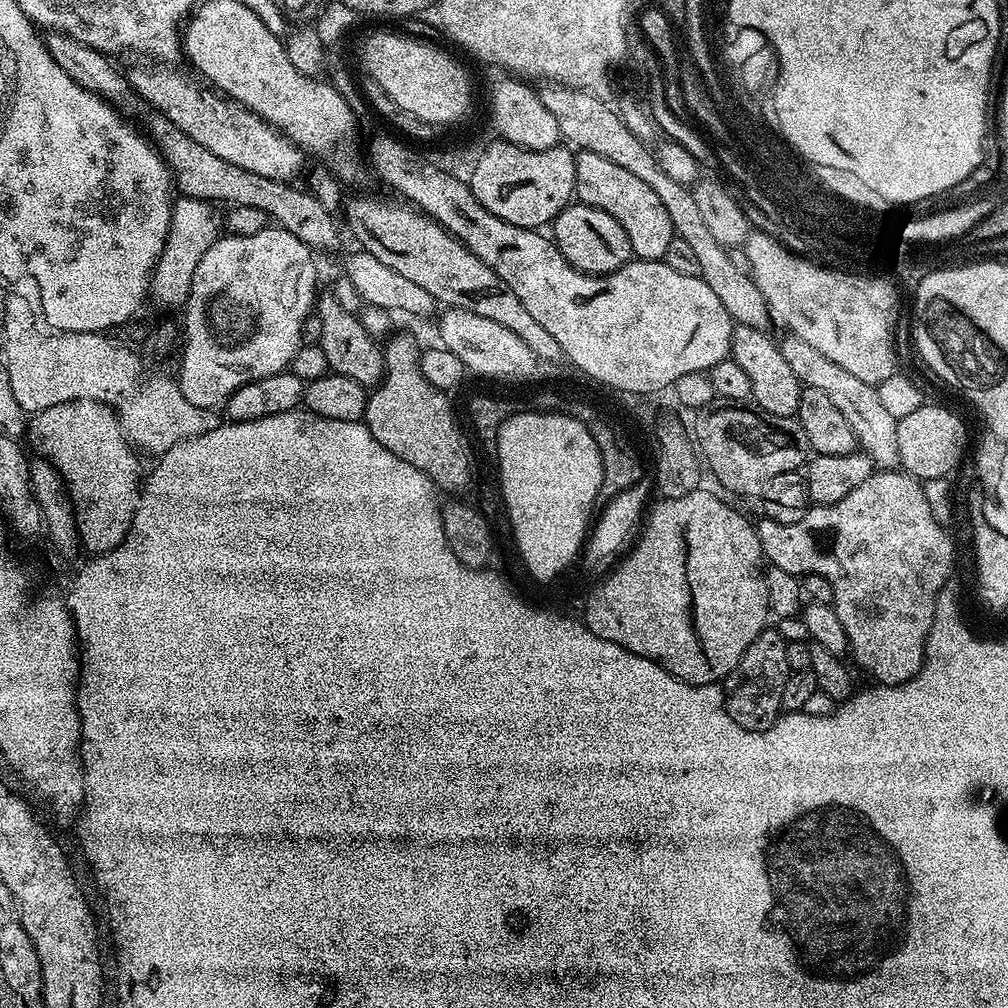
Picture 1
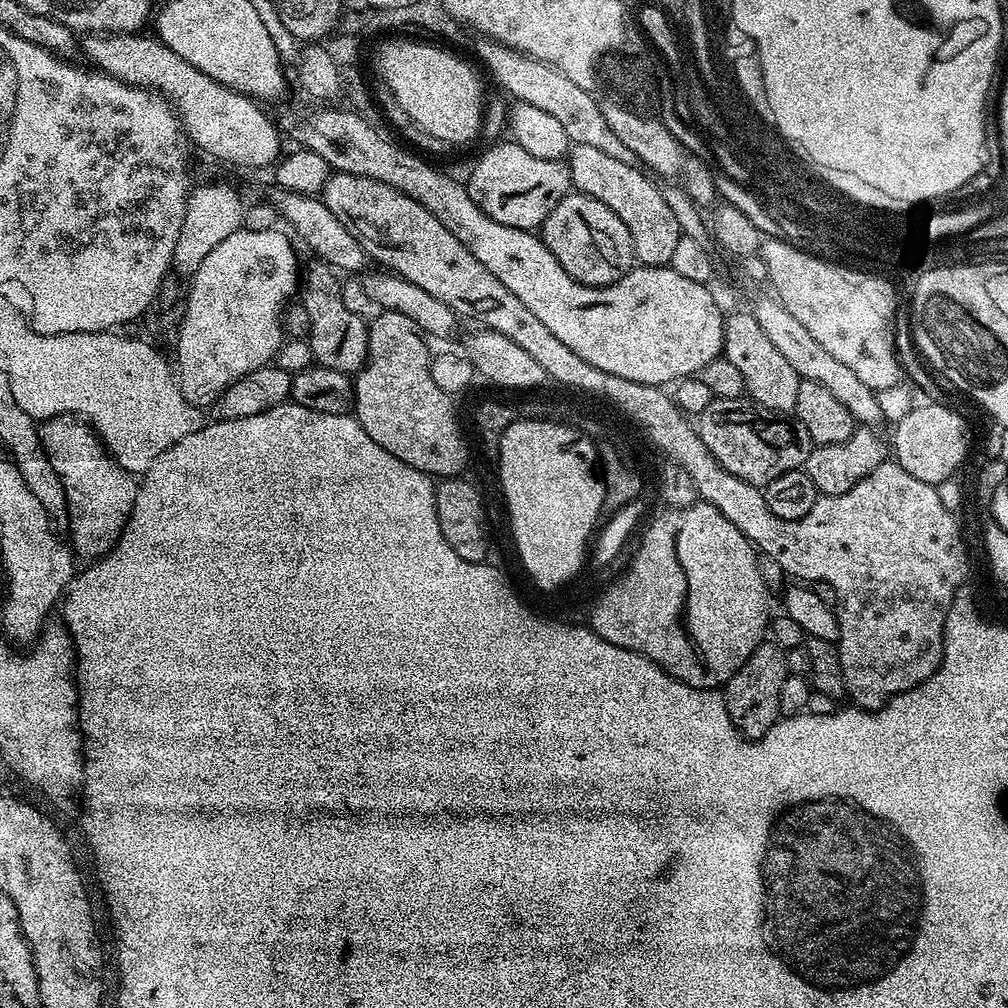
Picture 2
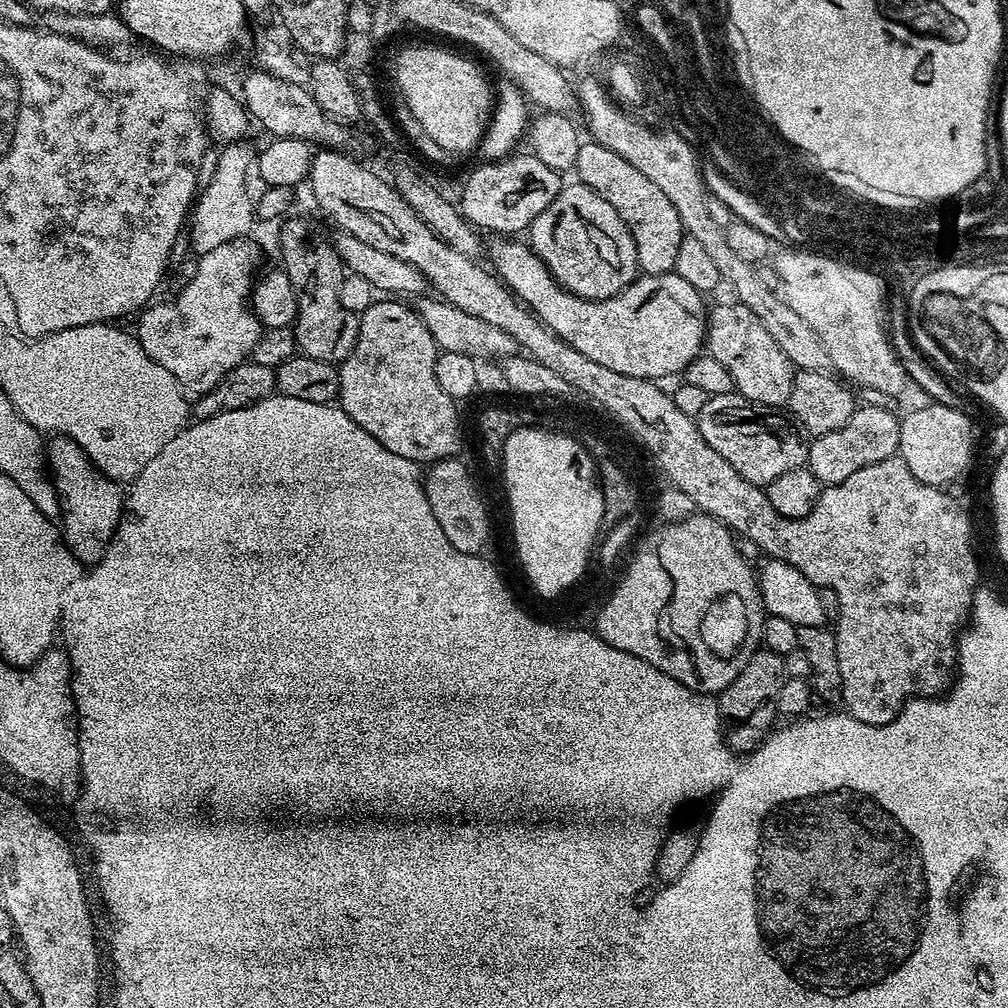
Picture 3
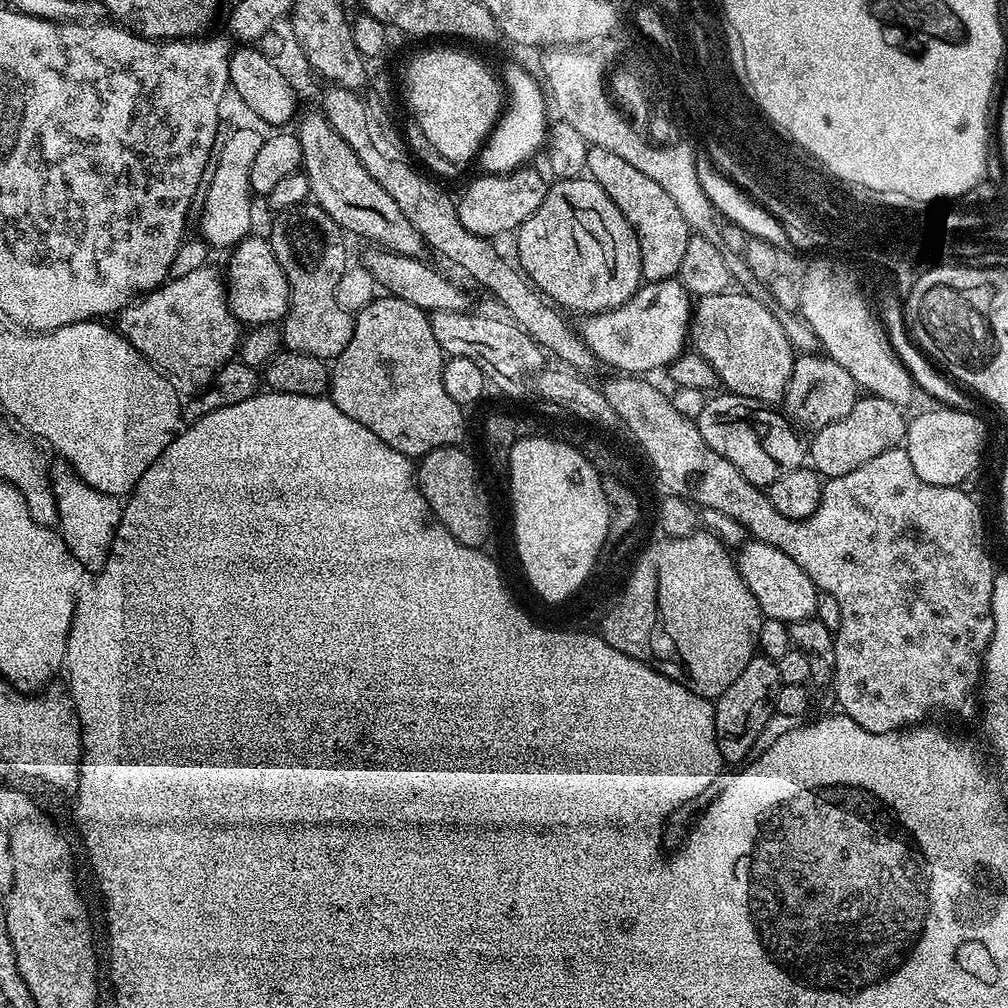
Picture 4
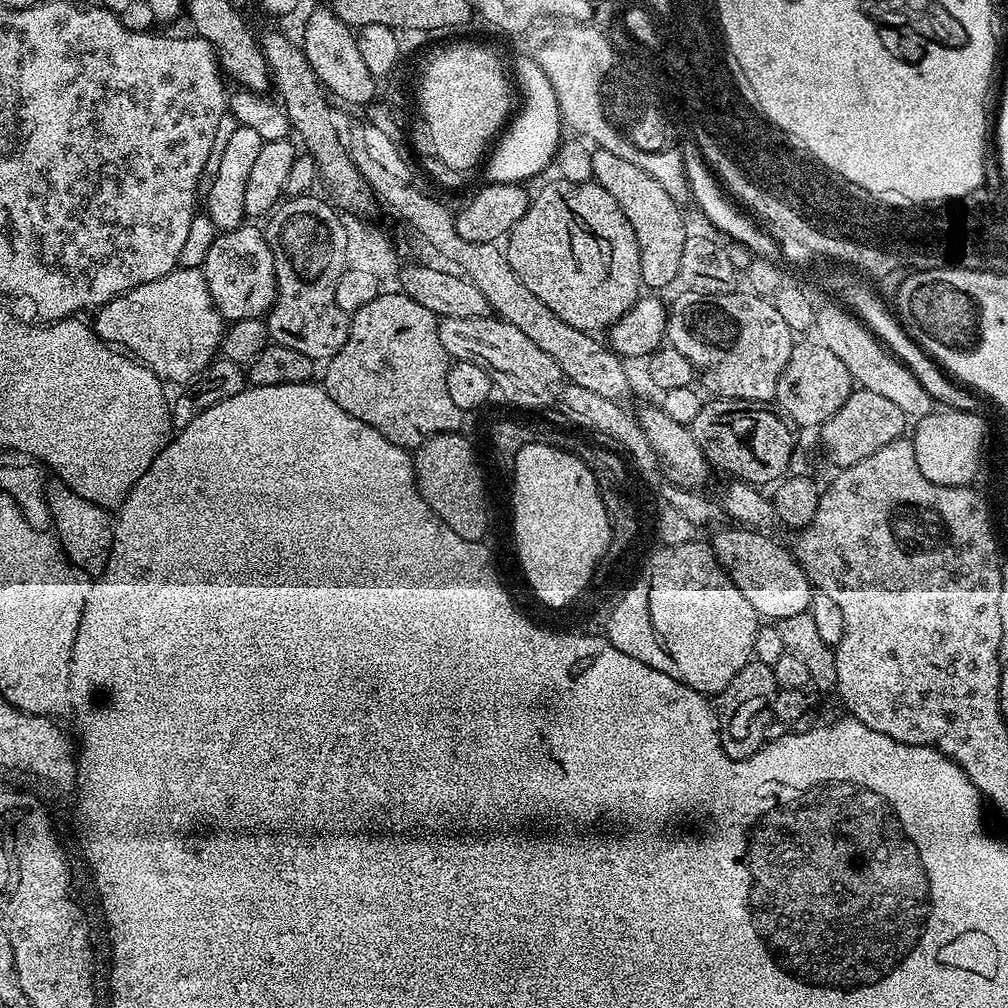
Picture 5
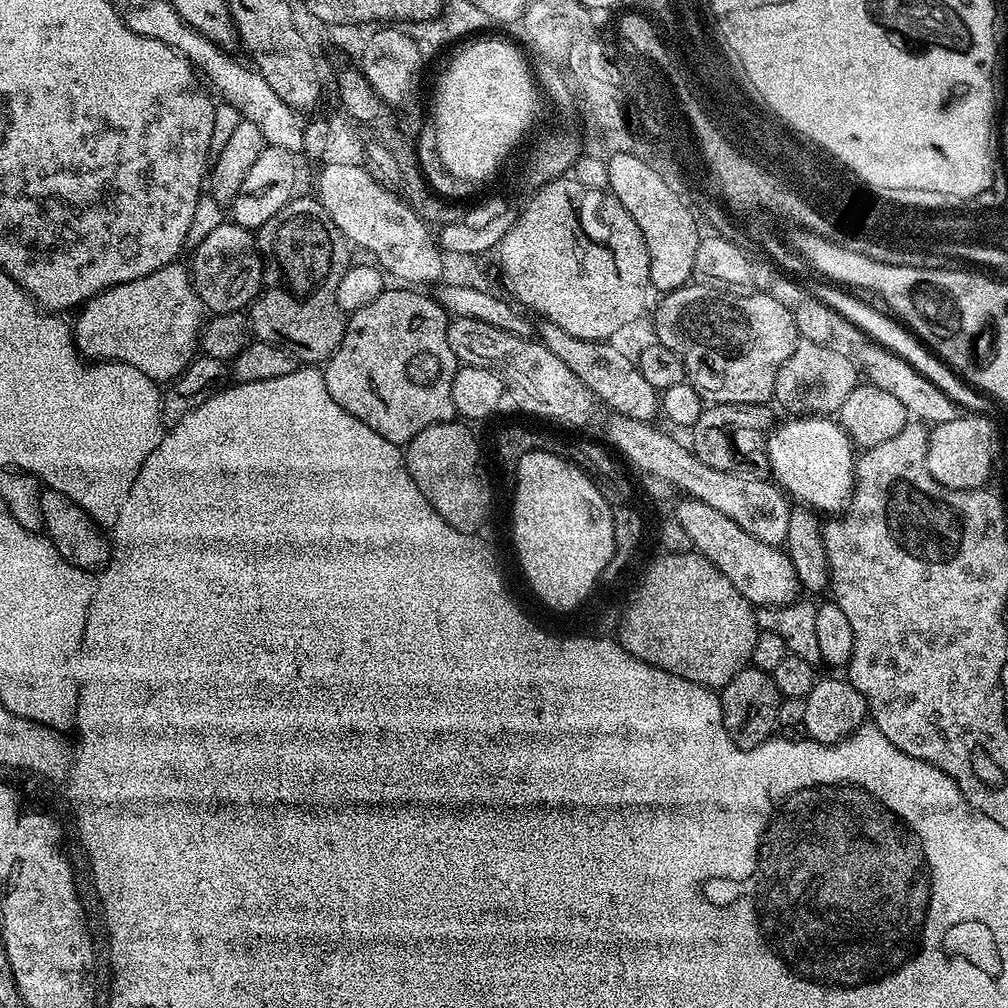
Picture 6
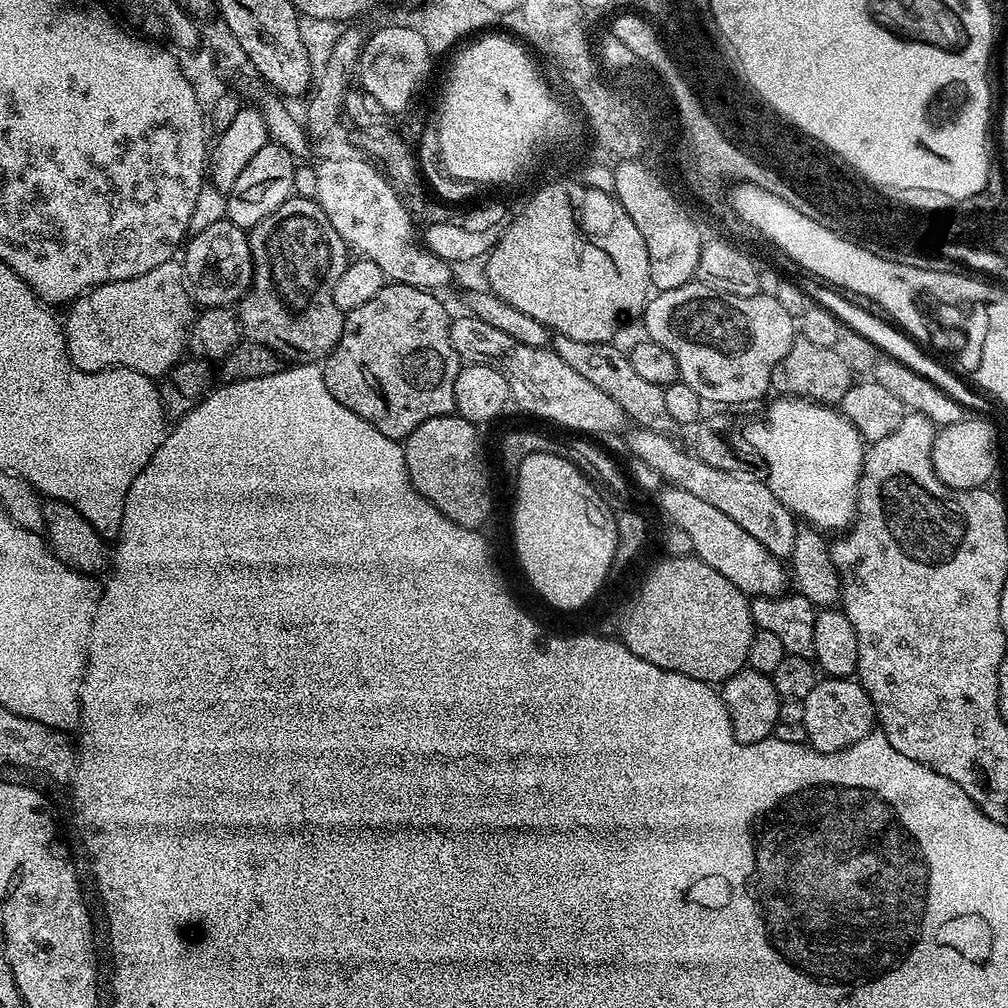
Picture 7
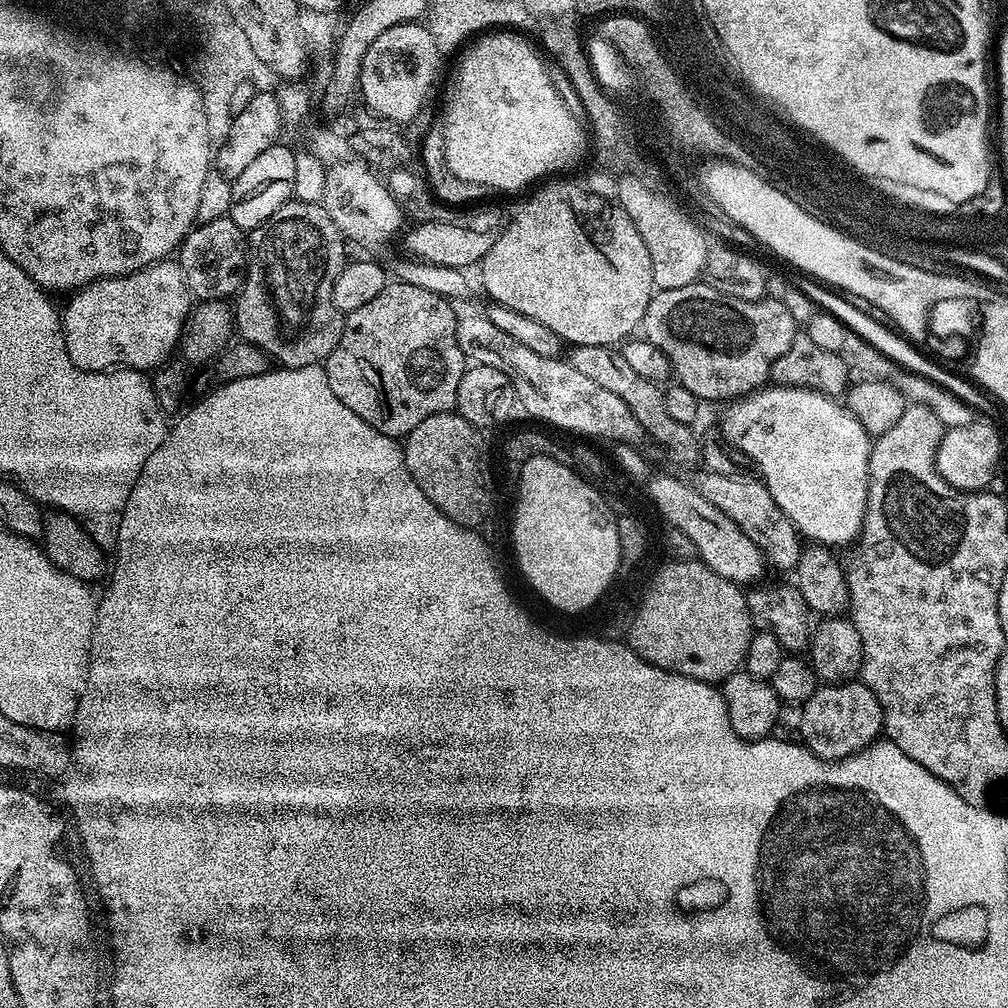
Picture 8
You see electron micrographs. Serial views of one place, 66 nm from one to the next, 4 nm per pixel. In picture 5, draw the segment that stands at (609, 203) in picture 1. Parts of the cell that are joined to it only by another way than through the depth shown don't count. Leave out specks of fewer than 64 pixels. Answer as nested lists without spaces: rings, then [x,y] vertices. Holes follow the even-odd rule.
[[[596,148],[592,152],[592,174],[595,183],[601,184],[618,202],[622,214],[626,214],[626,222],[630,222],[630,230],[634,230],[634,238],[638,238],[640,247],[640,283],[645,289],[660,290],[667,284],[680,280],[682,266],[682,248],[686,246],[685,213],[680,213],[681,205],[646,170],[634,166],[634,162],[626,162],[626,158],[618,158],[618,154],[610,154],[610,150]]]

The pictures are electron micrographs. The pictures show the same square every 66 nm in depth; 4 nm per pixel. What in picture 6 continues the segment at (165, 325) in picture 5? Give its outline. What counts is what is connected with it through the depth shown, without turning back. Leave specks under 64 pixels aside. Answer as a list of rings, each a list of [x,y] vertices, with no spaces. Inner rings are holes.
[[[126,282],[105,292],[93,296],[79,309],[74,320],[74,342],[85,357],[107,358],[112,362],[130,364],[134,360],[141,367],[141,372],[152,377],[153,381],[168,380],[179,377],[184,372],[182,362],[178,360],[178,352],[160,352],[156,346],[156,338],[148,330],[148,312],[150,306],[150,290],[152,282]]]

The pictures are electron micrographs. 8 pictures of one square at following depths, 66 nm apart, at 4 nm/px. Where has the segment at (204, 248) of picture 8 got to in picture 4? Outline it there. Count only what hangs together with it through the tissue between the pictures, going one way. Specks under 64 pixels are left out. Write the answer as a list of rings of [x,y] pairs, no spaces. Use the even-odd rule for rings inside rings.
[[[249,234],[227,253],[228,276],[226,272],[226,291],[228,305],[236,319],[244,326],[258,324],[279,325],[290,306],[290,286],[278,258],[274,258],[272,245],[263,235]]]

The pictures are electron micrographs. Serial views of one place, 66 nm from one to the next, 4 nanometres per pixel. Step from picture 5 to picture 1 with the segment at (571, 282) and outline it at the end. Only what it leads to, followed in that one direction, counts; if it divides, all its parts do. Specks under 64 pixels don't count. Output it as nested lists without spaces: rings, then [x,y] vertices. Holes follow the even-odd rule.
[[[569,203],[562,209],[550,225],[551,239],[556,241],[558,250],[580,272],[590,276],[605,276],[633,259],[630,238],[626,238],[626,230],[606,214],[606,210],[598,210],[589,204]]]

